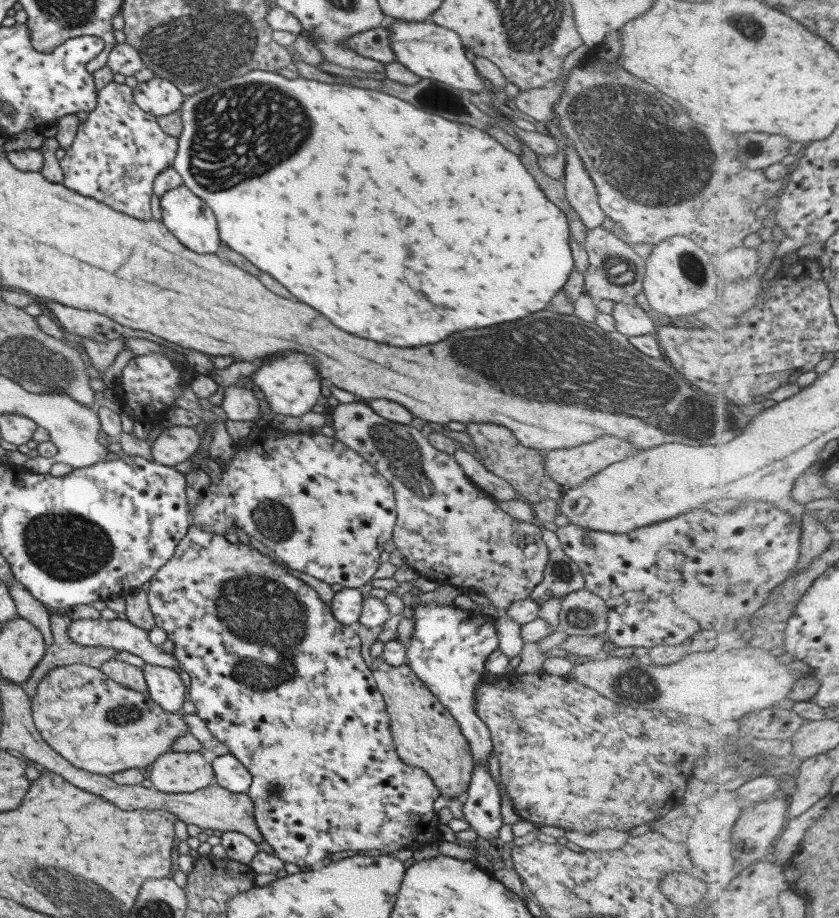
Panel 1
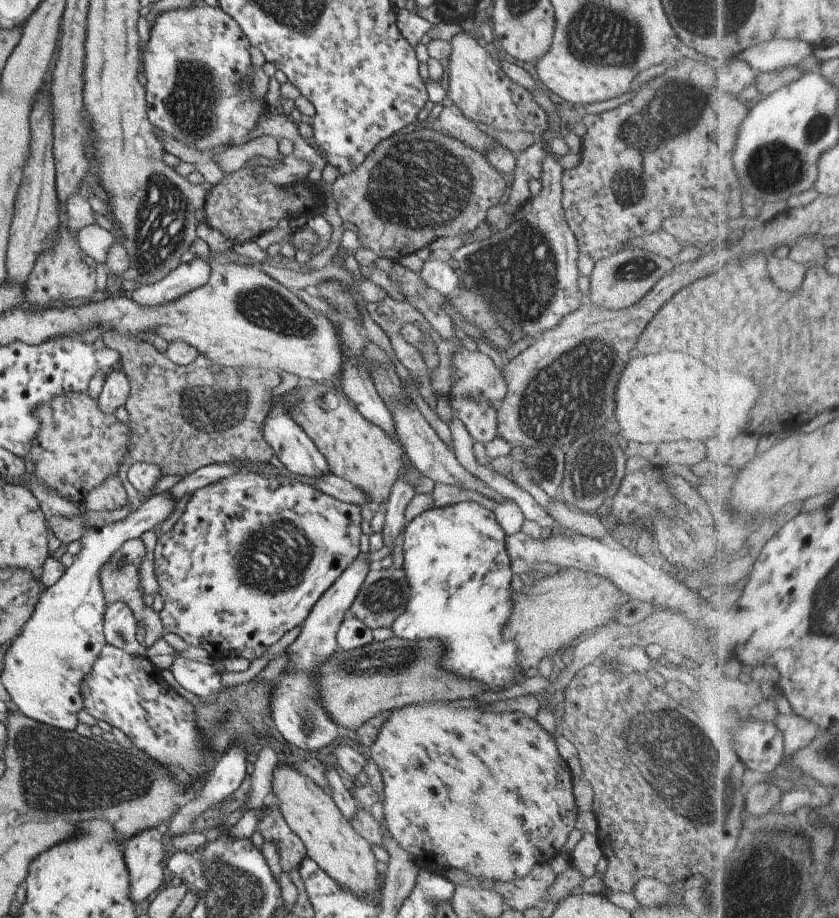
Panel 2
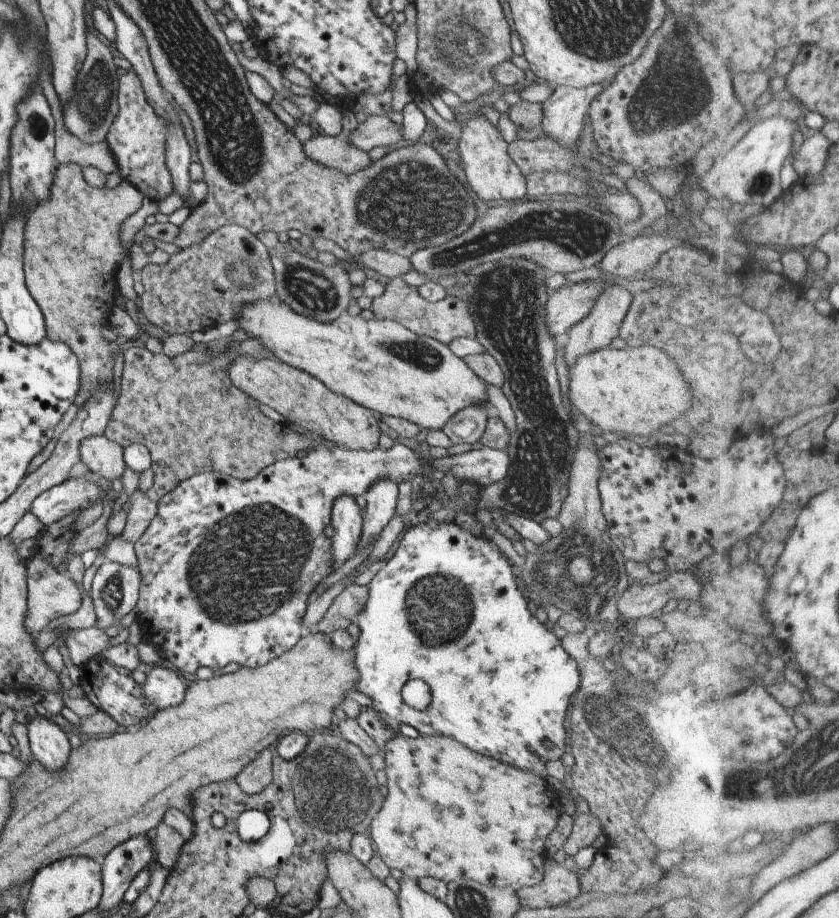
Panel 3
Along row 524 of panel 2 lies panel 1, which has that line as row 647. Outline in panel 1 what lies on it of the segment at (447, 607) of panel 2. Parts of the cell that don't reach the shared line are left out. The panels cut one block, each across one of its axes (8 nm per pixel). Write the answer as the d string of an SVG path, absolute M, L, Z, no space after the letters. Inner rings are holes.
M416 601L412 610L413 631L405 644L405 664L457 721L460 732L468 742L474 766L487 767L492 742L487 727L475 714L474 692L483 678L485 660L491 652L498 650L495 620L456 608L454 604L437 606Z

